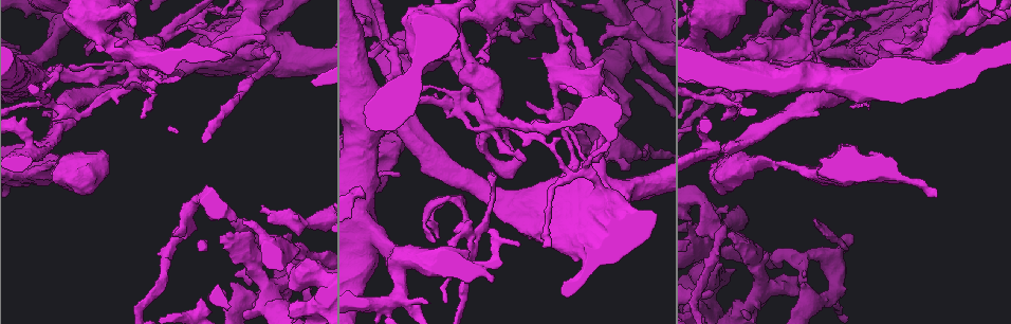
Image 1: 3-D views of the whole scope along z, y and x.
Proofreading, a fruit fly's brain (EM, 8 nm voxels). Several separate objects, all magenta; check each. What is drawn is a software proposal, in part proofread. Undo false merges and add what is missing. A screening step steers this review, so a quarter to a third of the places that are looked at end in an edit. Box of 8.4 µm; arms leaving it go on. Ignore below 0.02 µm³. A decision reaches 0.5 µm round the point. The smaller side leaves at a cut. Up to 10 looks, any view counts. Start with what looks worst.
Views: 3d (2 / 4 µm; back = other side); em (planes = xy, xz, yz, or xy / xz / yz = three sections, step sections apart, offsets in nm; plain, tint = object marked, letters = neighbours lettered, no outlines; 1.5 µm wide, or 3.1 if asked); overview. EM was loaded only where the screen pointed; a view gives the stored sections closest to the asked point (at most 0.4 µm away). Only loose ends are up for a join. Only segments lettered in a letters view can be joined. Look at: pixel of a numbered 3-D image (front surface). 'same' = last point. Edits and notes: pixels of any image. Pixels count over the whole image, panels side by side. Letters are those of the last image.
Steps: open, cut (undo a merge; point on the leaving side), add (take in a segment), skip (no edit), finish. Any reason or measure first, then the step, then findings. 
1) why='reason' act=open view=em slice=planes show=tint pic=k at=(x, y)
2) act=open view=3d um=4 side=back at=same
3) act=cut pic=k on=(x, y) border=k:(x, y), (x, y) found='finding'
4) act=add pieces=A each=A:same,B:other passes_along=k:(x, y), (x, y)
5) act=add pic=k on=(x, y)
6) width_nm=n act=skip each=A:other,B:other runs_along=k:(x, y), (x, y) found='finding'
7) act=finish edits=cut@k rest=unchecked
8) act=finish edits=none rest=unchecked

why='branch stops here' act=open view=em slice=planes show=letters pic=1 at=(602, 45)

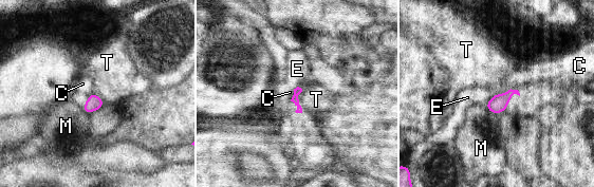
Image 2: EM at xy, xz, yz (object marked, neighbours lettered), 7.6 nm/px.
act=skip each=C:other,E:other,M:other,T:other border=2:(511, 88), (505, 92), (495, 94) found='no lettered segment goes on from it'

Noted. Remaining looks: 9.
why='free end' act=open view=em slice=planes show=tint pic=1 at=(740, 42)

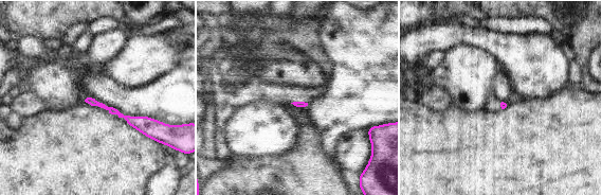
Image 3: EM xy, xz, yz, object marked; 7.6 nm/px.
act=open view=em slice=planes show=letters at=same

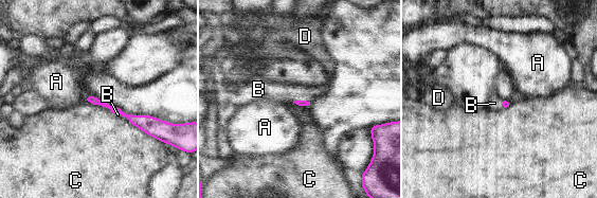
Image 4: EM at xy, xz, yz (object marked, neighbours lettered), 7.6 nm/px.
act=add pieces=B each=A:other,B:same,C:other,D:other passes_along=4:(301, 103), (301, 101), (282, 92) found='the neuron continues'

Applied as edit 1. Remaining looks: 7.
why='touches itself' act=open view=em slice=xz step=4 show=tint pic=1 at=(737, 114)

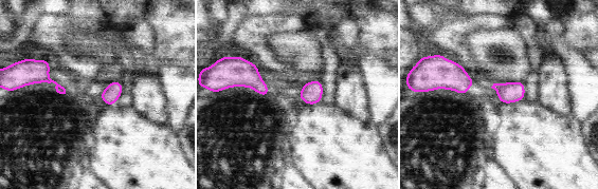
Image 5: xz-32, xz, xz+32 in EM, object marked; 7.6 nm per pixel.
act=open view=em slice=xz step=4 show=letters at=same

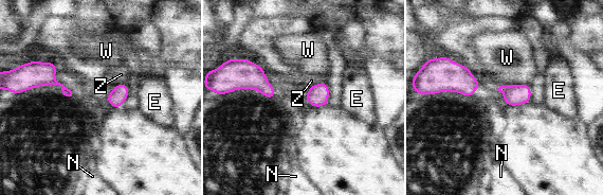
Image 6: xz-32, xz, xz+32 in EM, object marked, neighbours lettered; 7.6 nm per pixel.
act=skip each=E:other,N:other,W:other,Z:other border=6:(528, 83), (511, 85) found='one neuron here'

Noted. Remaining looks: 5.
why='narrows sharply' act=open view=em slice=xy step=4 show=tint pic=1 at=(778, 164)

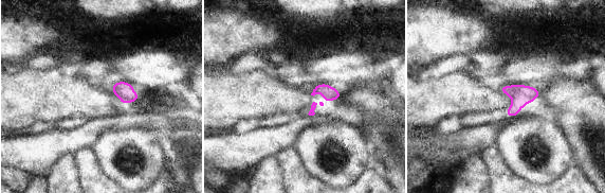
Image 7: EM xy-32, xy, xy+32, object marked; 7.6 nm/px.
act=open view=em slice=planes show=letters at=same

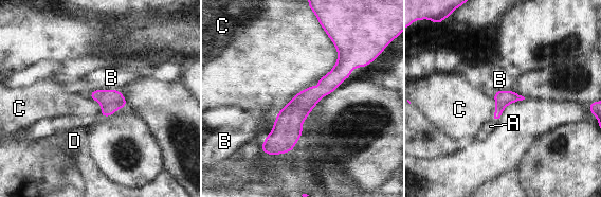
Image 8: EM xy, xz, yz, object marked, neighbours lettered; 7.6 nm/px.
act=skip each=A:other,B:other,C:other,D:other border=8:(323, 29), (334, 66), (277, 113) found='all the same neuron'

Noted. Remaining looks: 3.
act=finish edits=add@4 rest=unchecked

